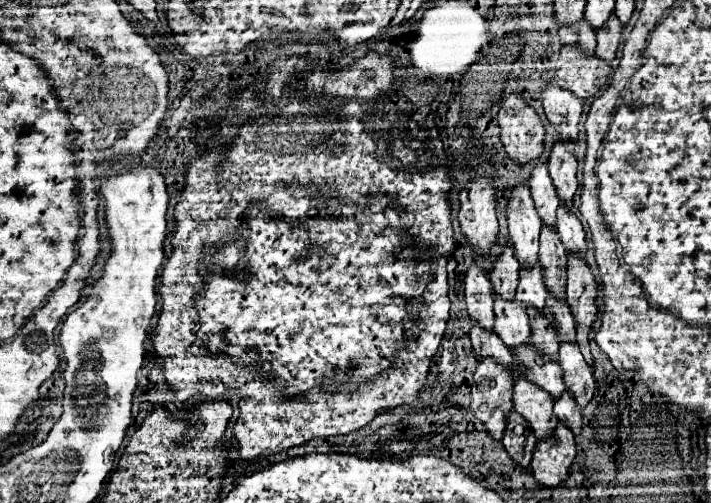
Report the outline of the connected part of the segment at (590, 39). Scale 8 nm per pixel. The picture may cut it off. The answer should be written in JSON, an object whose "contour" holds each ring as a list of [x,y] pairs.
{"contour":[[[581,19],[575,25],[569,27],[559,27],[559,43],[561,47],[565,45],[579,45],[583,55],[593,55],[595,51],[595,31],[591,31],[589,23],[585,19]]]}

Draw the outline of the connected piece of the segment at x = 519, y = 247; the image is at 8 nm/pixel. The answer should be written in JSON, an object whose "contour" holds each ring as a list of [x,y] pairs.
{"contour":[[[517,185],[515,189],[511,189],[507,223],[511,243],[515,243],[515,257],[519,259],[519,265],[533,267],[537,263],[541,219],[535,211],[535,203],[527,185]]]}

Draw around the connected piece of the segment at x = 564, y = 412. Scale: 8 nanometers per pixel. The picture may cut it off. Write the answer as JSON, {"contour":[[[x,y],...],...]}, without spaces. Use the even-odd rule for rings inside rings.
{"contour":[[[565,391],[561,395],[561,399],[555,401],[555,415],[565,427],[569,427],[573,431],[573,435],[581,433],[581,427],[583,427],[581,425],[581,409],[577,407],[577,403],[569,391]]]}

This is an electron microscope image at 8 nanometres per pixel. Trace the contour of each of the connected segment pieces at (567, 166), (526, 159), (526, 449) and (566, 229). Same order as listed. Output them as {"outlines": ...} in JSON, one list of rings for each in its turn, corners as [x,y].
{"outlines":[[[[559,141],[553,145],[551,159],[549,159],[549,175],[555,183],[557,197],[573,207],[573,195],[577,191],[577,161],[573,155],[575,145],[571,141]]],[[[509,95],[501,101],[499,115],[501,141],[507,157],[517,165],[533,163],[543,153],[545,129],[537,113],[519,95]]],[[[515,411],[509,413],[509,421],[507,421],[507,429],[505,429],[505,437],[503,437],[503,447],[509,453],[509,457],[521,467],[529,471],[529,463],[531,463],[531,455],[535,449],[535,435],[527,429],[527,423],[523,421],[521,415],[517,415]]],[[[559,205],[557,209],[557,231],[559,231],[559,239],[565,245],[565,251],[579,251],[579,255],[583,255],[585,259],[585,251],[587,251],[587,239],[585,239],[585,231],[579,223],[579,219],[575,215],[571,215],[563,205]]]]}

